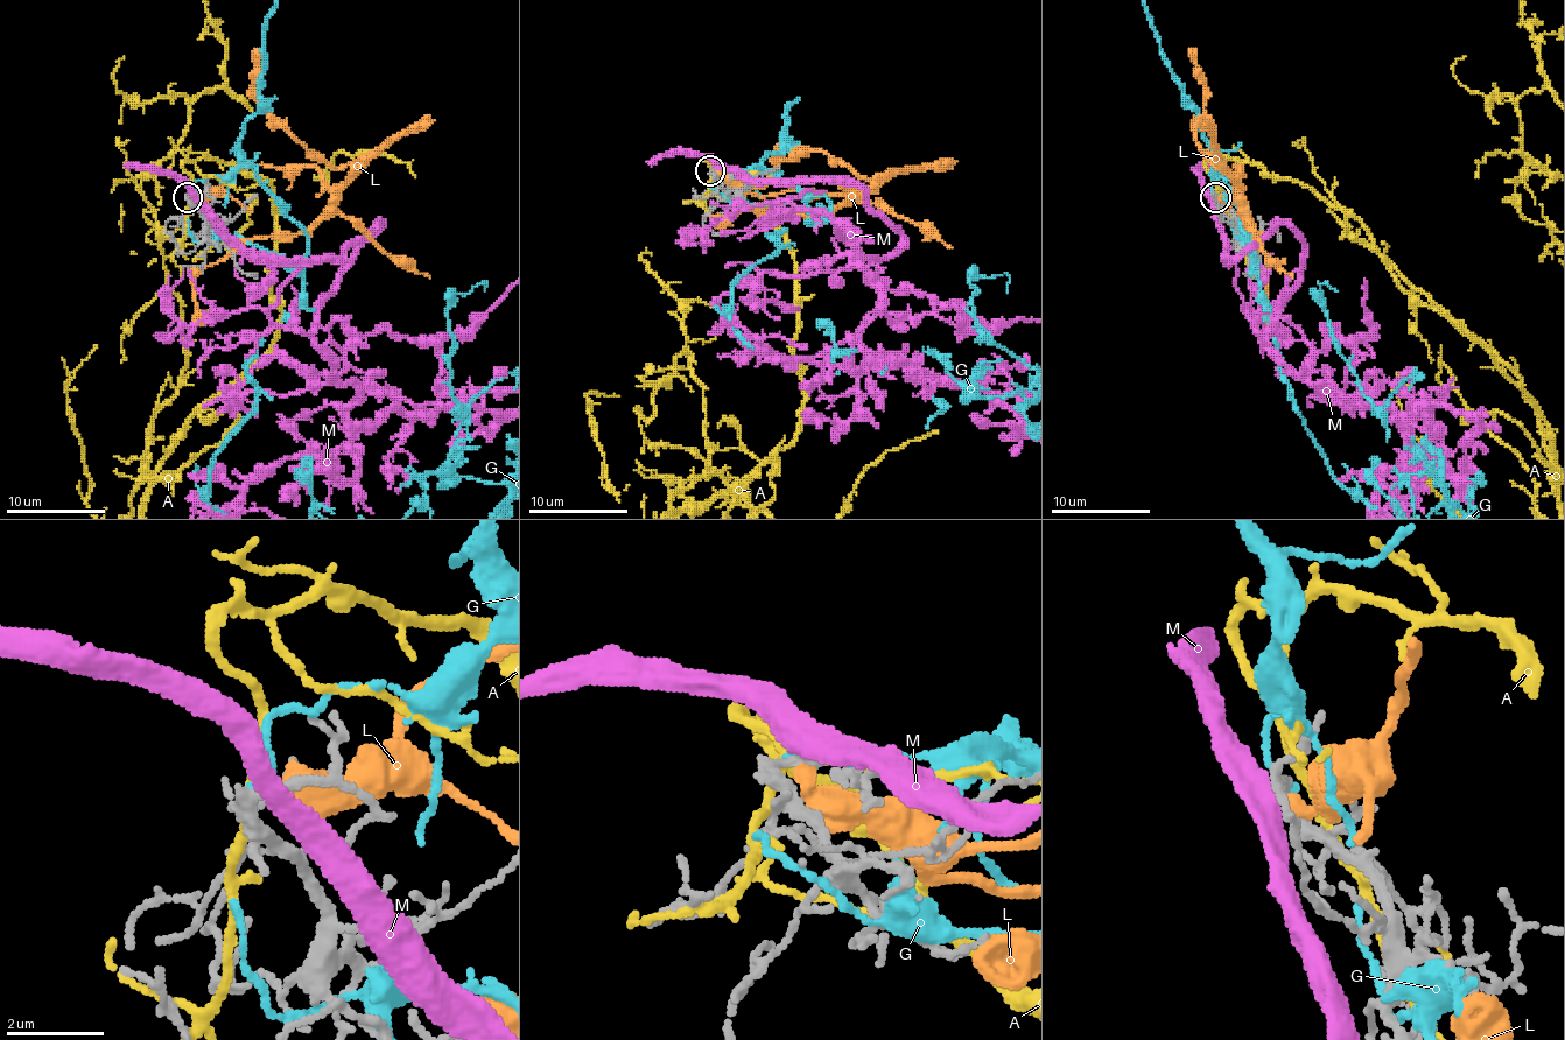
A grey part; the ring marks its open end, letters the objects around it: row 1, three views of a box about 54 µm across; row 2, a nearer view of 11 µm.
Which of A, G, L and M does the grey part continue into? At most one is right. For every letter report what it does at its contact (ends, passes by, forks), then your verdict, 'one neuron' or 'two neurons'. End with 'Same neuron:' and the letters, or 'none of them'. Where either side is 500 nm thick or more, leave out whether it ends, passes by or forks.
A: it passes by; two neurons
G: it ends there; two neurons
L: it ends there; two neurons
M: it passes by; two neurons
Same neuron: none of them

